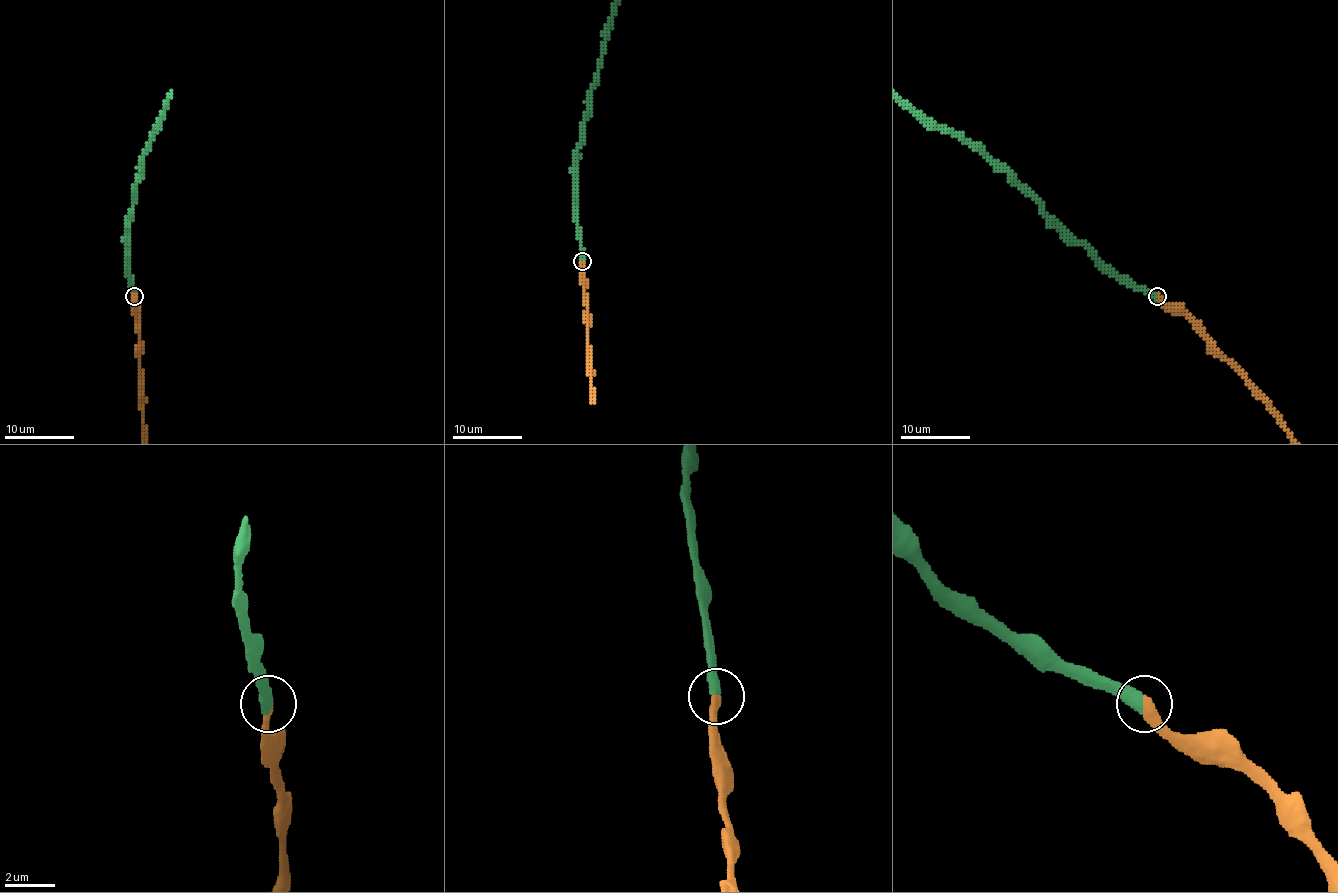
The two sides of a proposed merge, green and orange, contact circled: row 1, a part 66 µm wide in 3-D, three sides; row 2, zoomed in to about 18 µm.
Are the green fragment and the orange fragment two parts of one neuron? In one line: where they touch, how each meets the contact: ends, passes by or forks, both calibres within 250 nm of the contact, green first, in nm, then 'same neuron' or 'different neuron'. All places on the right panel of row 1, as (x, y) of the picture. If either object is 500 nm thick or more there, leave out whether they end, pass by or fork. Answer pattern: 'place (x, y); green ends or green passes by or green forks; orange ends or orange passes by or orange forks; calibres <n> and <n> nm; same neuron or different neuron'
place (1157, 296); calibres 500 and 400 nm; same neuron

